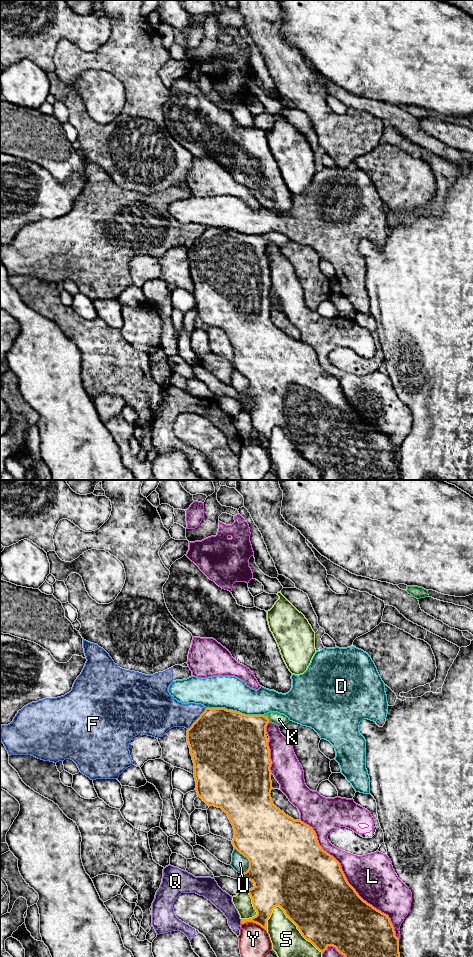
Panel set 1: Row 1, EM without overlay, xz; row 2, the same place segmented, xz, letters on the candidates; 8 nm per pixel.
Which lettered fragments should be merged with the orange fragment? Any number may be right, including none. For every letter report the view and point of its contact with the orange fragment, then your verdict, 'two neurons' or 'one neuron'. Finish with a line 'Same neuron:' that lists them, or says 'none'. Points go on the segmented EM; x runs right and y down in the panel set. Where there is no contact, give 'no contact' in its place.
D: meets orange in xz at (235, 711); two neurons
F: meets orange in xz at (197, 719); two neurons
K: meets orange in xz at (267, 717); one neuron
L: meets orange in xz at (346, 880); two neurons
Q: meets orange in xz at (241, 921); two neurons
S: meets orange in xz at (297, 928); two neurons
U: meets orange in xz at (248, 860); two neurons
Y: meets orange in xz at (254, 922); two neurons
Same neuron: K

